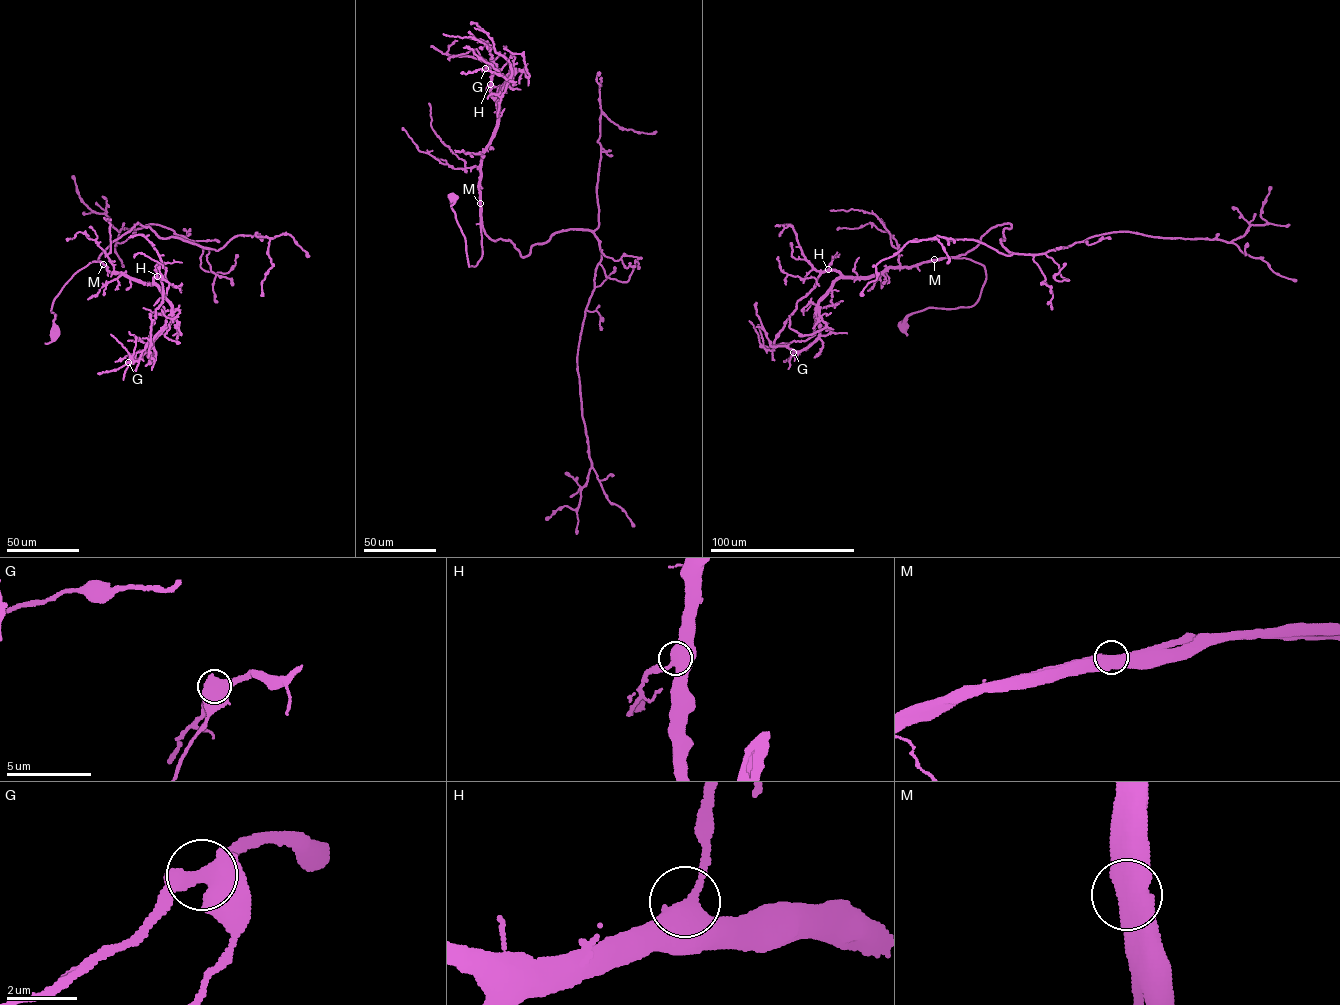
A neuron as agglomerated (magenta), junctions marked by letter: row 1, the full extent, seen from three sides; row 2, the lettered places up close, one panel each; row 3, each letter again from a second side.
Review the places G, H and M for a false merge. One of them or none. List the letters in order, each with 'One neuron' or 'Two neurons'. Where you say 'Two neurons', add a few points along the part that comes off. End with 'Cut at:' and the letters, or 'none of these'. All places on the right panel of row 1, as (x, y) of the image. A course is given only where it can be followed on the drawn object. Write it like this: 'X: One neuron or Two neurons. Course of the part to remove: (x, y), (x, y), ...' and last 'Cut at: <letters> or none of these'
G: One neuron
H: One neuron
M: One neuron
Cut at: none of these

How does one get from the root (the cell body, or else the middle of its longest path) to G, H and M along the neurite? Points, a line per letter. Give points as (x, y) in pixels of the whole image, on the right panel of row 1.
G: (902, 325), (928, 308), (973, 306), (983, 265), (943, 258), (837, 279), (817, 308), (818, 338), (793, 352)
H: (902, 325), (908, 316), (928, 308), (973, 306), (986, 277), (983, 265), (943, 258), (869, 276), (828, 269)
M: (902, 325), (913, 313), (928, 308), (968, 307), (979, 297), (986, 277), (983, 265), (965, 258), (934, 259)

